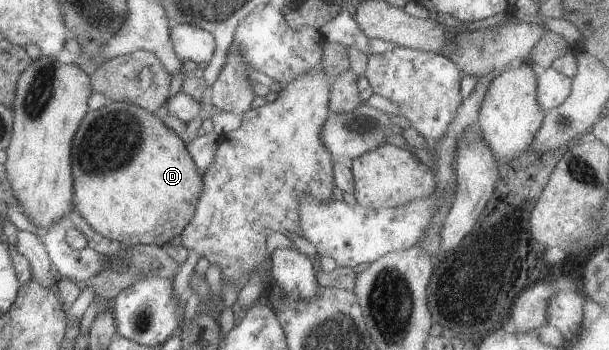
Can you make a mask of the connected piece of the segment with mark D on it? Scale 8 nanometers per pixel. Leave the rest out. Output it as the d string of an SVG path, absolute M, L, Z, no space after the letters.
M118 102L114 111L112 107L89 111L72 139L71 169L74 211L93 231L106 239L120 241L125 247L166 247L194 218L202 194L203 177L188 154L185 142L166 127L156 113L130 103Z

